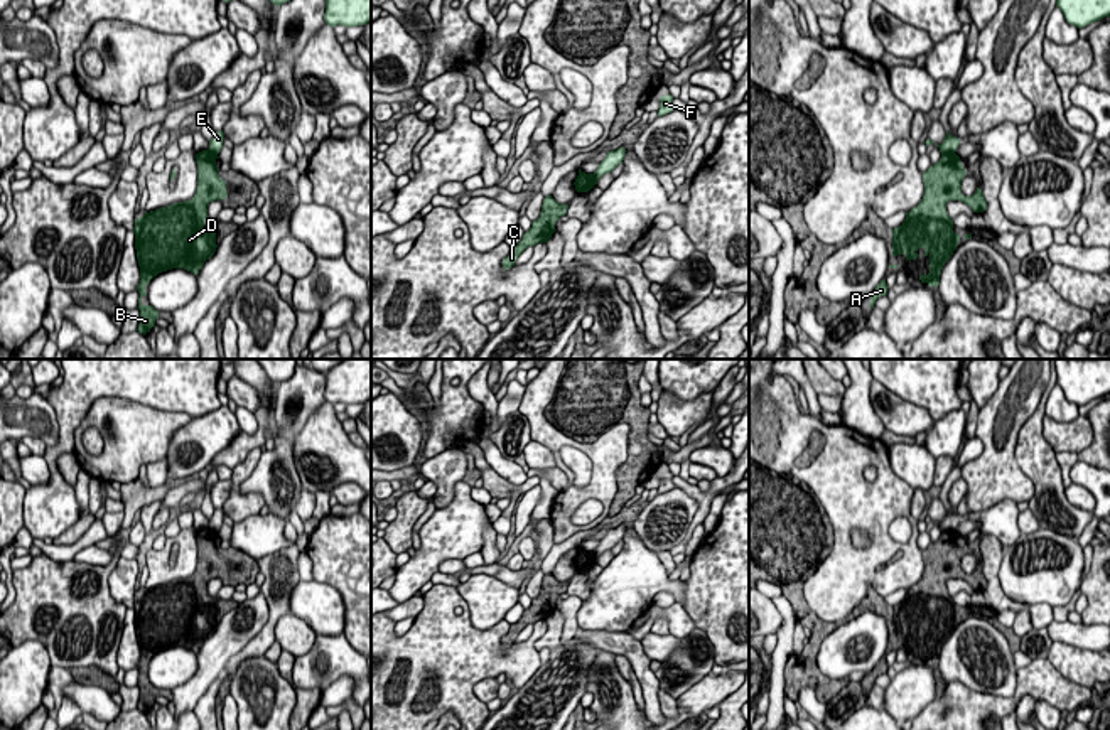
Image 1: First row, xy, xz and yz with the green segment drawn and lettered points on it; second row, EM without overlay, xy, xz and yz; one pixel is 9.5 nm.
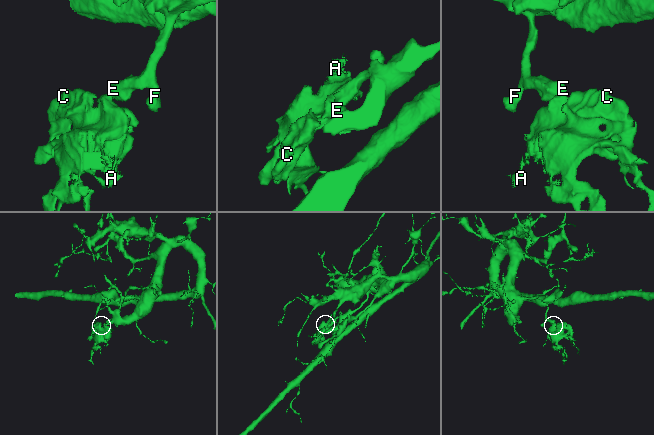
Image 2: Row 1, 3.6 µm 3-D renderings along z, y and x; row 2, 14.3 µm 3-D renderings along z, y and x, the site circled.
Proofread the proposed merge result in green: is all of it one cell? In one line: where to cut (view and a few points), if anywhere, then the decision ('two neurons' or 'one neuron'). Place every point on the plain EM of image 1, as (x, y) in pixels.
cut in xz along (589, 552), (592, 563); two neurons

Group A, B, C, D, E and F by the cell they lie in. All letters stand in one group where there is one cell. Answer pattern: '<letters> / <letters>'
A B C D / E F

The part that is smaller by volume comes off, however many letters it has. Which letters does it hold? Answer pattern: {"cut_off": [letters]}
{"cut_off": ["A", "B", "C", "D"]}

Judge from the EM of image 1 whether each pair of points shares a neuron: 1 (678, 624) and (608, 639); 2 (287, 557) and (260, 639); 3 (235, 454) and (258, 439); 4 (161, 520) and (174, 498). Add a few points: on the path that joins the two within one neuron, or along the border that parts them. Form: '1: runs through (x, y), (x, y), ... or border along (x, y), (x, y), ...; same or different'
1: border along (626, 633), (640, 641); different
2: runs through (280, 577), (277, 609), (272, 619); same
3: runs through (240, 449), (253, 440); same
4: border along (162, 506), (174, 513); different

